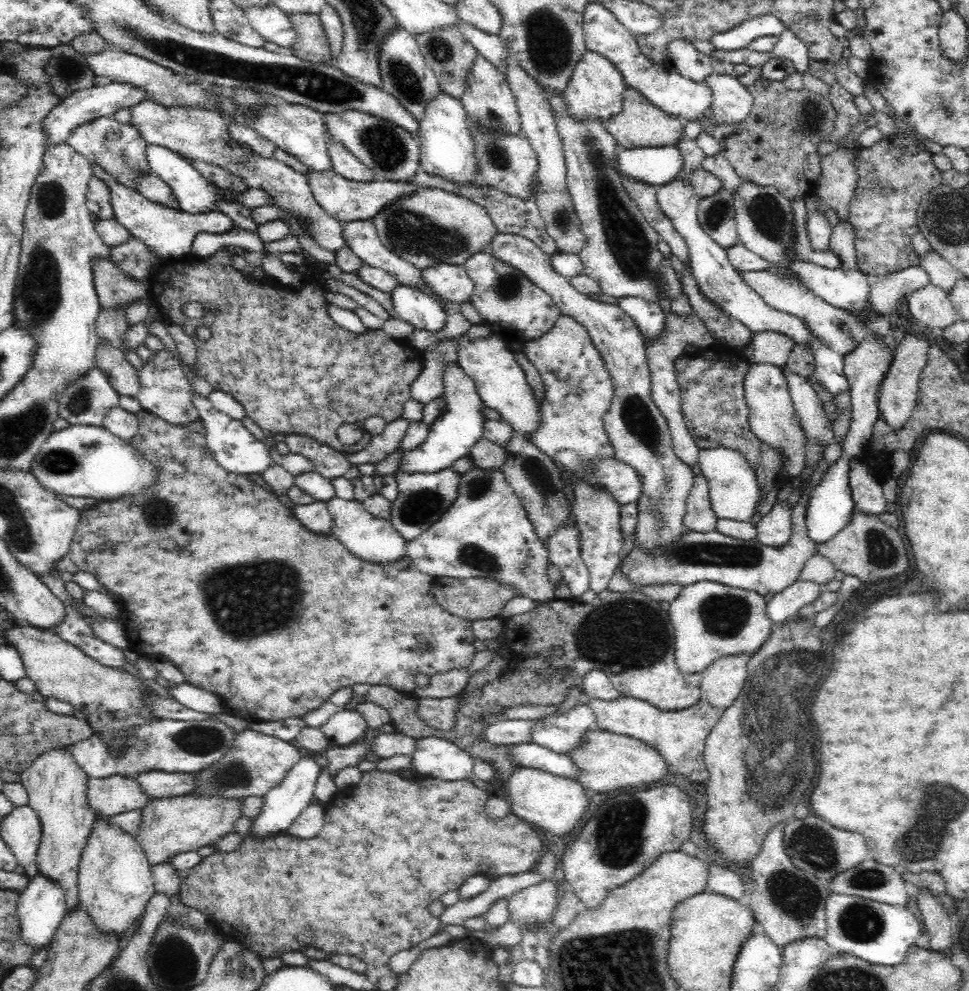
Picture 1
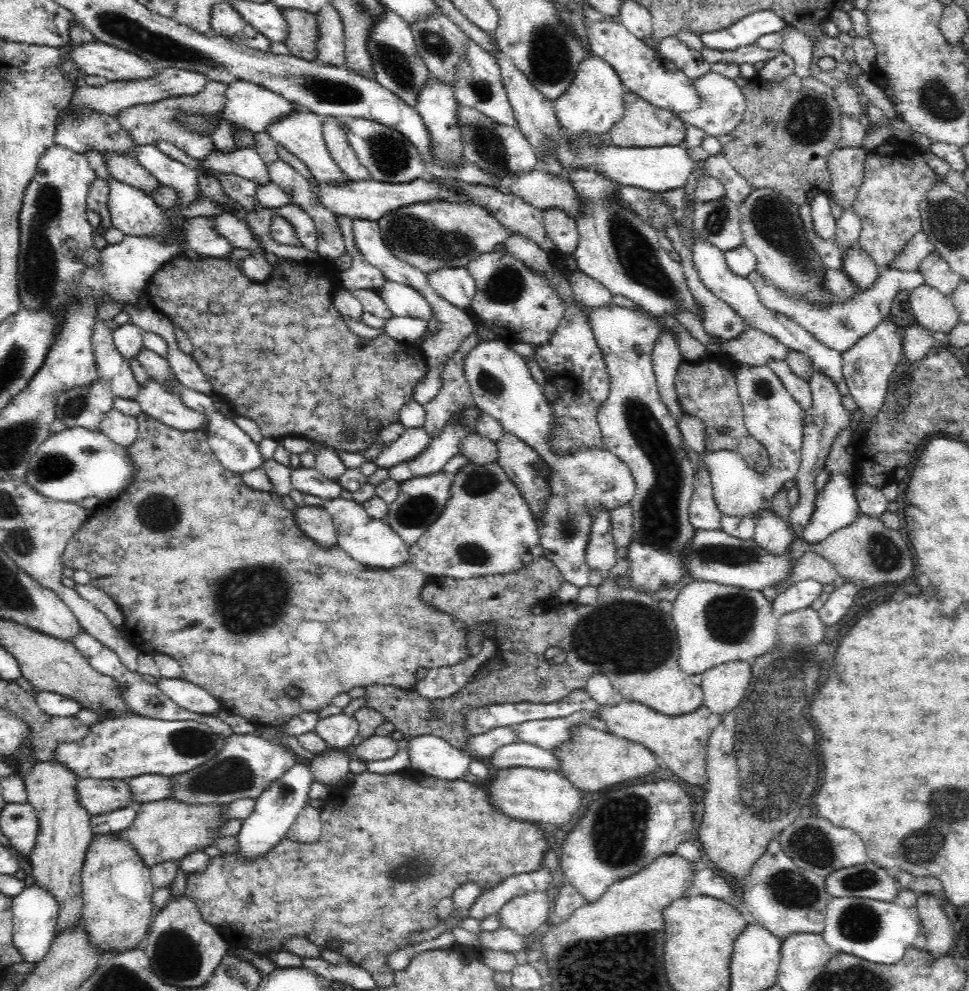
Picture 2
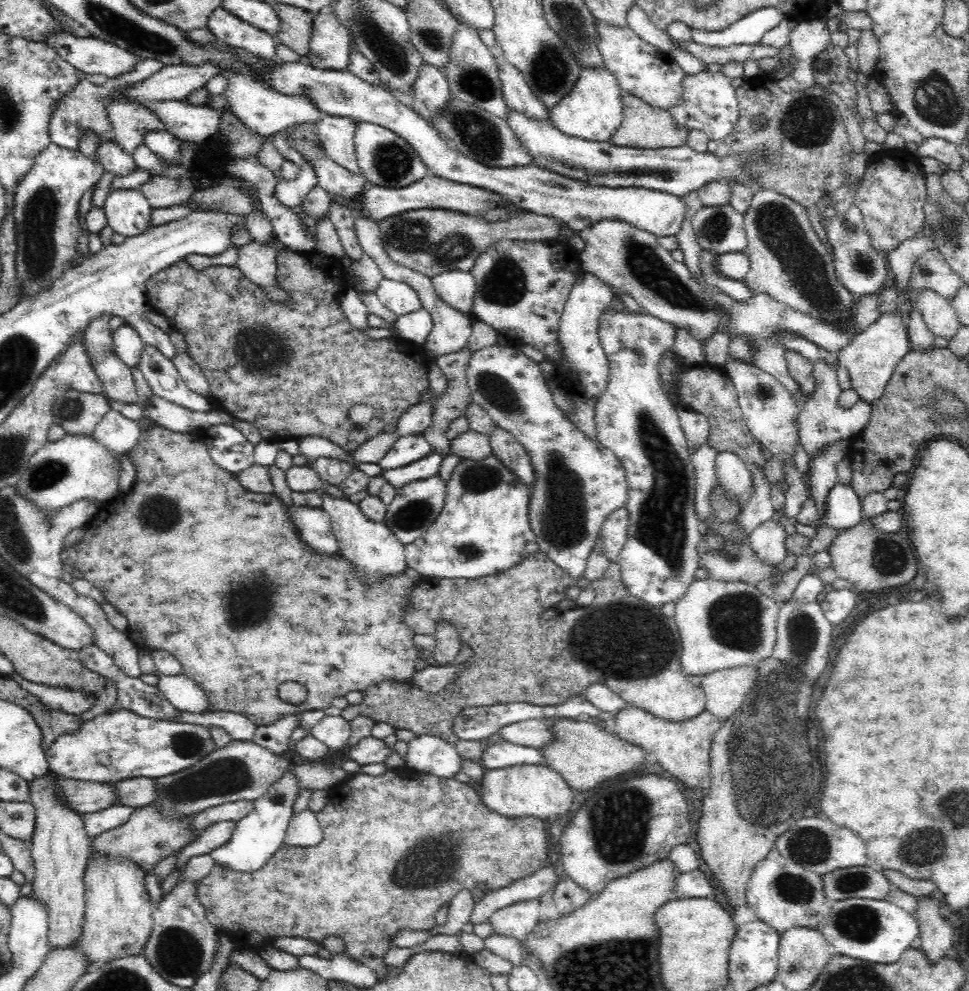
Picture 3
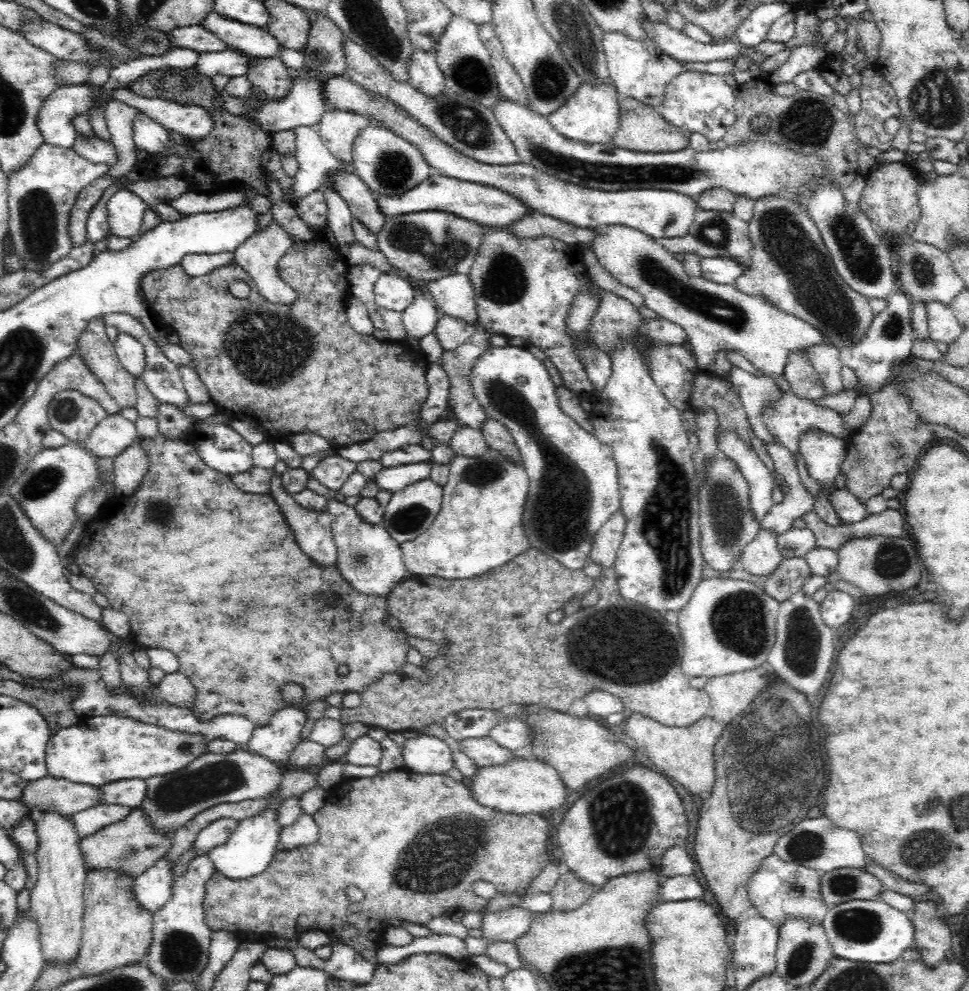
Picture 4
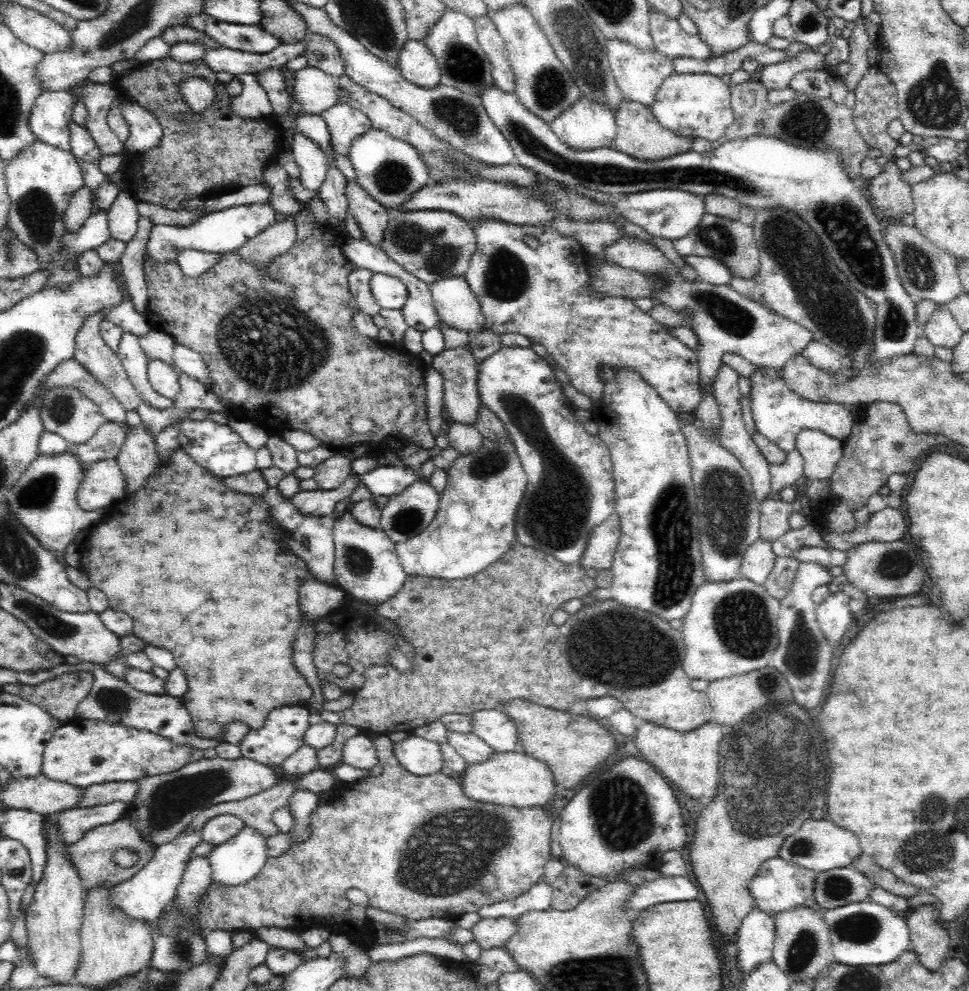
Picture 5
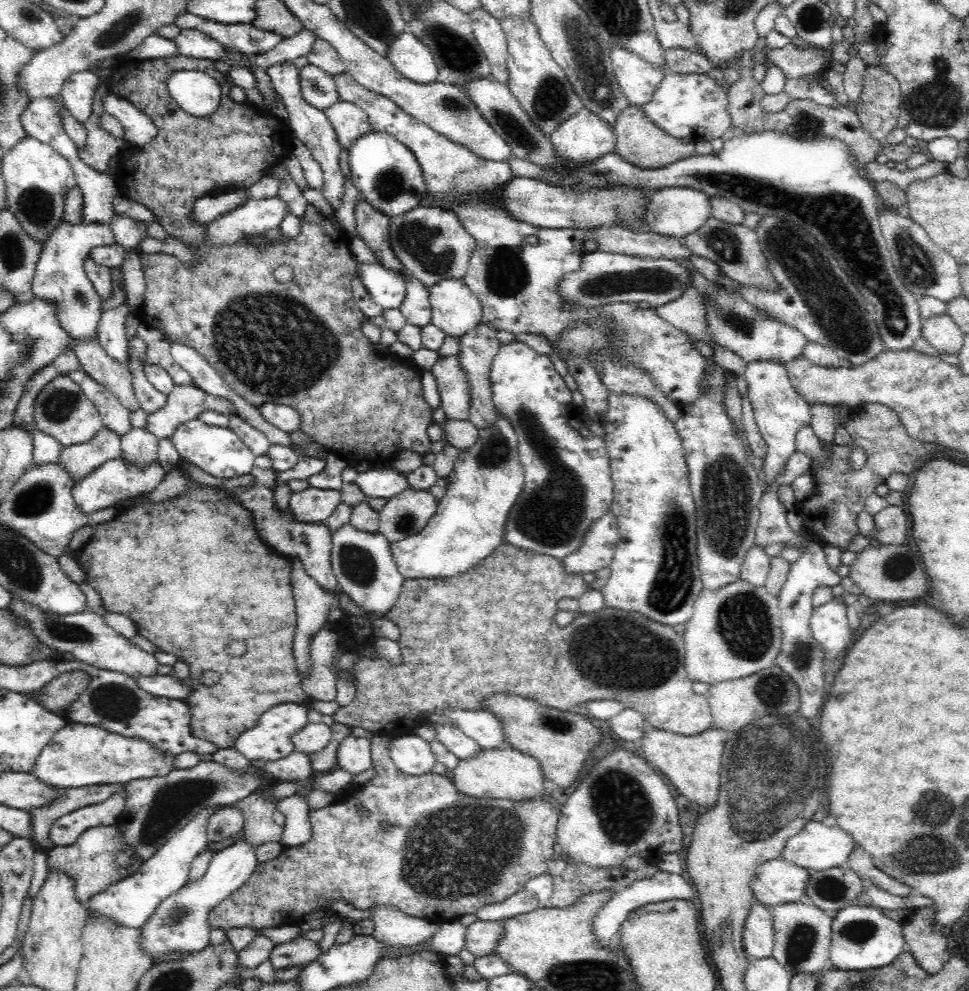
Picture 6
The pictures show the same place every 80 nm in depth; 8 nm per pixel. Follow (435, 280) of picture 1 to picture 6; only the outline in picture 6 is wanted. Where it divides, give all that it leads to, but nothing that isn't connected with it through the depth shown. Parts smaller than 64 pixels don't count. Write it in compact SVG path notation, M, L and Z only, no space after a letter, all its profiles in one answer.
M446 278L427 289L432 308L431 323L446 334L461 337L482 322L482 305L463 279Z

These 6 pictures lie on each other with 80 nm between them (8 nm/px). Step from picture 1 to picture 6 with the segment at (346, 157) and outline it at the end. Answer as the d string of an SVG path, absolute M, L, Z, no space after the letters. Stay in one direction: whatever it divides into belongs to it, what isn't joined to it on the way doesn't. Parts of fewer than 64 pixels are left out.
M336 102L323 113L334 127L338 145L342 149L348 150L354 140L371 131L367 115L352 102Z

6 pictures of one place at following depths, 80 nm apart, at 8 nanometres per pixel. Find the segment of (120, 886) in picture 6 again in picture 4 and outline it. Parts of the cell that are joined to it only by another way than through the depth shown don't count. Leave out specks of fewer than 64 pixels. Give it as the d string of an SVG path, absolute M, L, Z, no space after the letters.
M164 858L157 860L150 869L137 876L133 884L137 903L153 915L170 898L172 865Z

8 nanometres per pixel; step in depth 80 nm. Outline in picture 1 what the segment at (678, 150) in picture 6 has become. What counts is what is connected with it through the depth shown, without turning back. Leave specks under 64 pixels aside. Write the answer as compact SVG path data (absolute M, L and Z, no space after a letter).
M627 86L623 93L621 110L611 118L603 121L604 128L616 138L624 149L641 149L675 145L683 134L684 122L674 115L664 113L653 106L639 90Z

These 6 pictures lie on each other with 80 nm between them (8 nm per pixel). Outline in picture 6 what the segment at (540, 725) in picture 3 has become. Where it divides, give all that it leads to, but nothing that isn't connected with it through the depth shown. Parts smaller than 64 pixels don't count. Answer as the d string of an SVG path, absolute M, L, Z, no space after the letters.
M485 708L477 711L450 709L445 715L451 718L453 724L466 736L478 742L486 750L513 748L507 741L503 722Z

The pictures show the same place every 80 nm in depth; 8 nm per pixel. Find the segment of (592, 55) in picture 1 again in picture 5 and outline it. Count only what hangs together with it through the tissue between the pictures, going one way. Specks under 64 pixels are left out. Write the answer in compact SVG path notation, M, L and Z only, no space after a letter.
M582 94L549 125L554 134L574 150L611 146L617 133L616 111Z

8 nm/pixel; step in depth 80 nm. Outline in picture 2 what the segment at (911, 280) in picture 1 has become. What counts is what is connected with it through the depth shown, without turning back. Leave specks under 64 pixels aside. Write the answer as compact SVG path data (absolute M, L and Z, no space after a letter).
M884 268L879 270L878 276L870 288L866 288L859 295L850 297L843 303L809 304L797 296L788 296L776 284L766 280L758 270L750 272L746 279L752 283L758 293L758 298L766 308L792 318L812 334L818 342L841 353L852 348L860 338L871 333L883 320L890 318L889 307L892 299L898 293L903 290L912 292L915 288L925 284L924 275L919 269L902 272L894 268Z

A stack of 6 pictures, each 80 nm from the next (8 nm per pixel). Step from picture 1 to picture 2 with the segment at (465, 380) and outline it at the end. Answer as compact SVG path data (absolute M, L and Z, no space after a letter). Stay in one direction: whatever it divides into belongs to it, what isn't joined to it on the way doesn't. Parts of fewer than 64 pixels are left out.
M463 411L452 414L440 432L428 440L428 446L418 456L394 464L389 470L389 477L404 482L416 476L442 472L451 458L461 454L460 447L467 436L476 433L475 424L466 421Z

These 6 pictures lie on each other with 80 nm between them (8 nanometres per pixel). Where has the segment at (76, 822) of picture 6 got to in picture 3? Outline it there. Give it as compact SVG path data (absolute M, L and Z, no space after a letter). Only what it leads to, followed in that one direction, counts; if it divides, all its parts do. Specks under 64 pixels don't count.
M112 805L100 812L82 814L88 836L93 839L107 830L122 826L134 811L132 806Z

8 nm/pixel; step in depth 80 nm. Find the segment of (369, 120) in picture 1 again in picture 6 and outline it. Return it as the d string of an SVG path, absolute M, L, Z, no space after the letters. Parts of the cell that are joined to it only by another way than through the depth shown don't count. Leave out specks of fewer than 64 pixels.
M370 132L352 142L348 149L351 182L376 210L390 216L404 214L418 206L422 194L426 194L424 172L414 153L402 142L386 132Z

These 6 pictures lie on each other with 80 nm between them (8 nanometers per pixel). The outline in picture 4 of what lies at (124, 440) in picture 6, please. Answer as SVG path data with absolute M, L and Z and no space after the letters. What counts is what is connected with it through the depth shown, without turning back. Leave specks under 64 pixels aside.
M140 438L136 439L135 443L128 446L124 452L113 458L112 487L116 496L131 495L138 488L138 484L148 468L146 460L148 457L146 457L144 449L140 447Z

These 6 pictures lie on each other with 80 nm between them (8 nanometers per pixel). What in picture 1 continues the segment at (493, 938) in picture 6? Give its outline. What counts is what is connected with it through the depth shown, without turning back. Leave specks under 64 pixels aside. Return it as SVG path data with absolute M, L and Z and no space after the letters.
M552 878L540 880L538 884L528 886L509 897L509 920L517 925L530 926L550 922L559 898L556 883Z

